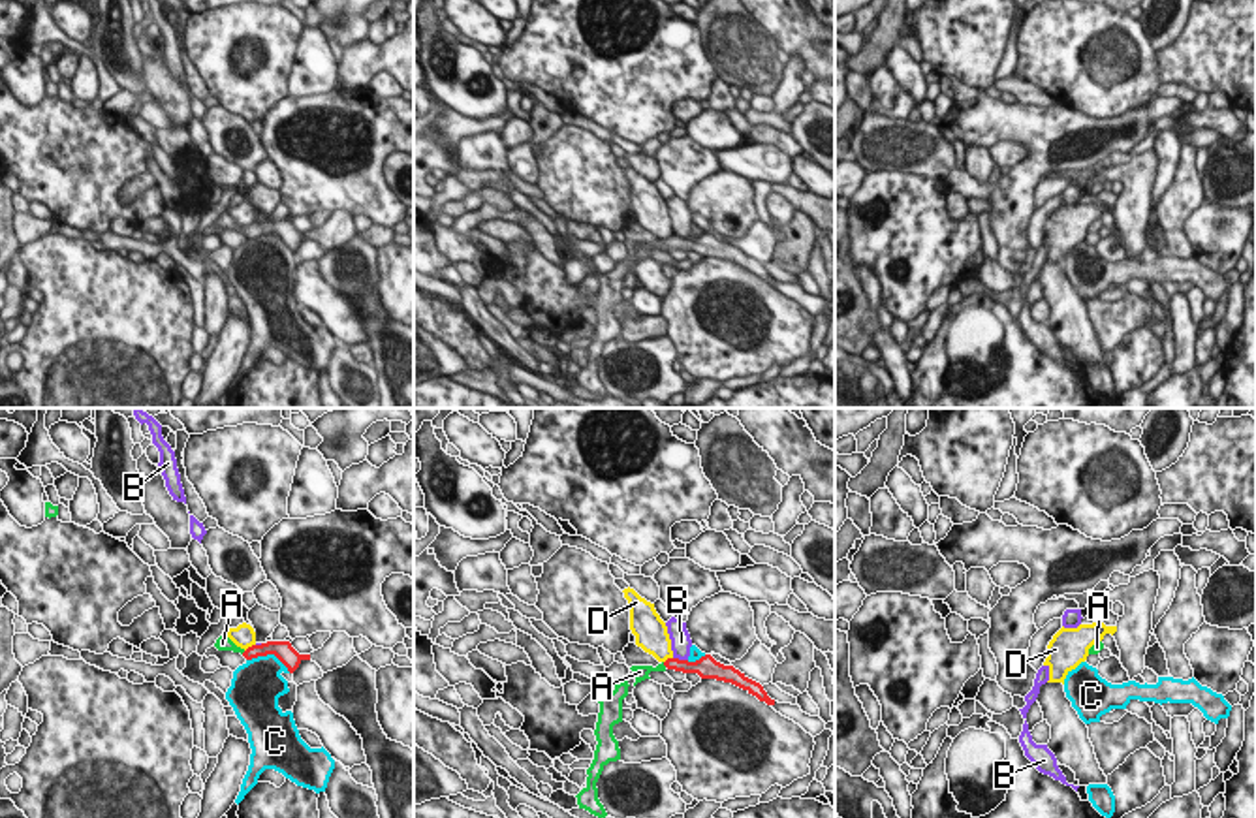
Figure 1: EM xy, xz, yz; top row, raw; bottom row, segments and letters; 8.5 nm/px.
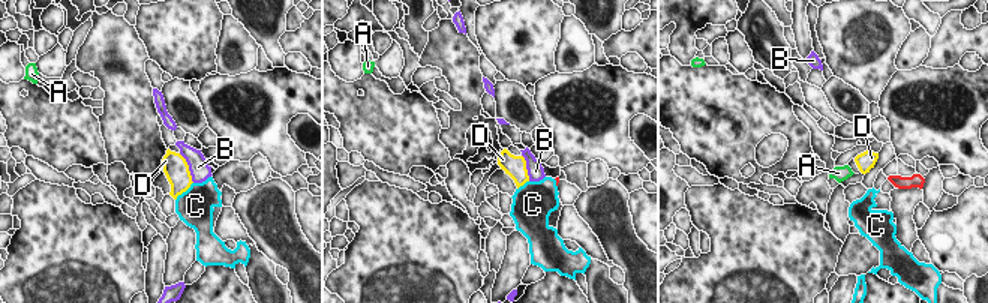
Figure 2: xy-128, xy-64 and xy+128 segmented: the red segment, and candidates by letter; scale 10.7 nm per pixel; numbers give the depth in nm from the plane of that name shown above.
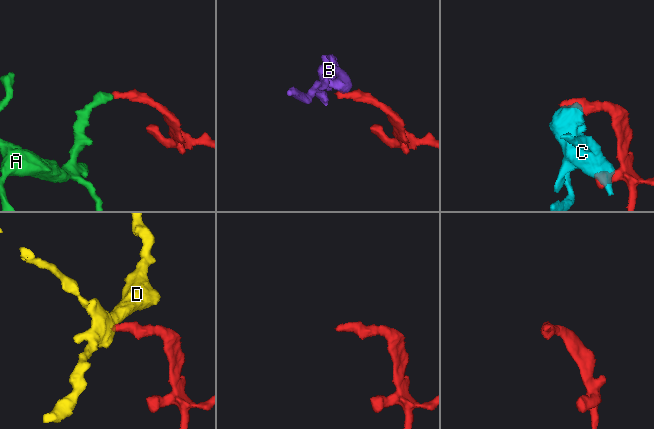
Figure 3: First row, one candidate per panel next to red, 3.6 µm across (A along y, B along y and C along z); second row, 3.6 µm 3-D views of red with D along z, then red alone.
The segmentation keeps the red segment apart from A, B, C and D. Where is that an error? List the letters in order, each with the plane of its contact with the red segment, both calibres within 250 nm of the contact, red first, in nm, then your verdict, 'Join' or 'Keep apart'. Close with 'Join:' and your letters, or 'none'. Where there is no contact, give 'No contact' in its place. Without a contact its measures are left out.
A: Touches red in xz. Thickness 120 nm (red) against 130 nm. Join
B: Touches red in xz. Thickness 190 nm (red) against 170 nm. Keep apart
C: Touches red in xy. Thickness 160 nm (red) against 360 nm. Keep apart
D: Touches red in xy. Thickness 130 nm (red) against 200 nm. Keep apart
Join: A

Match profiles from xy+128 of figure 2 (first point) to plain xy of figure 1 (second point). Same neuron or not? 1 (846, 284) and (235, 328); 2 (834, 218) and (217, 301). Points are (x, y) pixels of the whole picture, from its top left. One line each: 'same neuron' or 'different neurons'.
1: same neuron
2: same neuron

